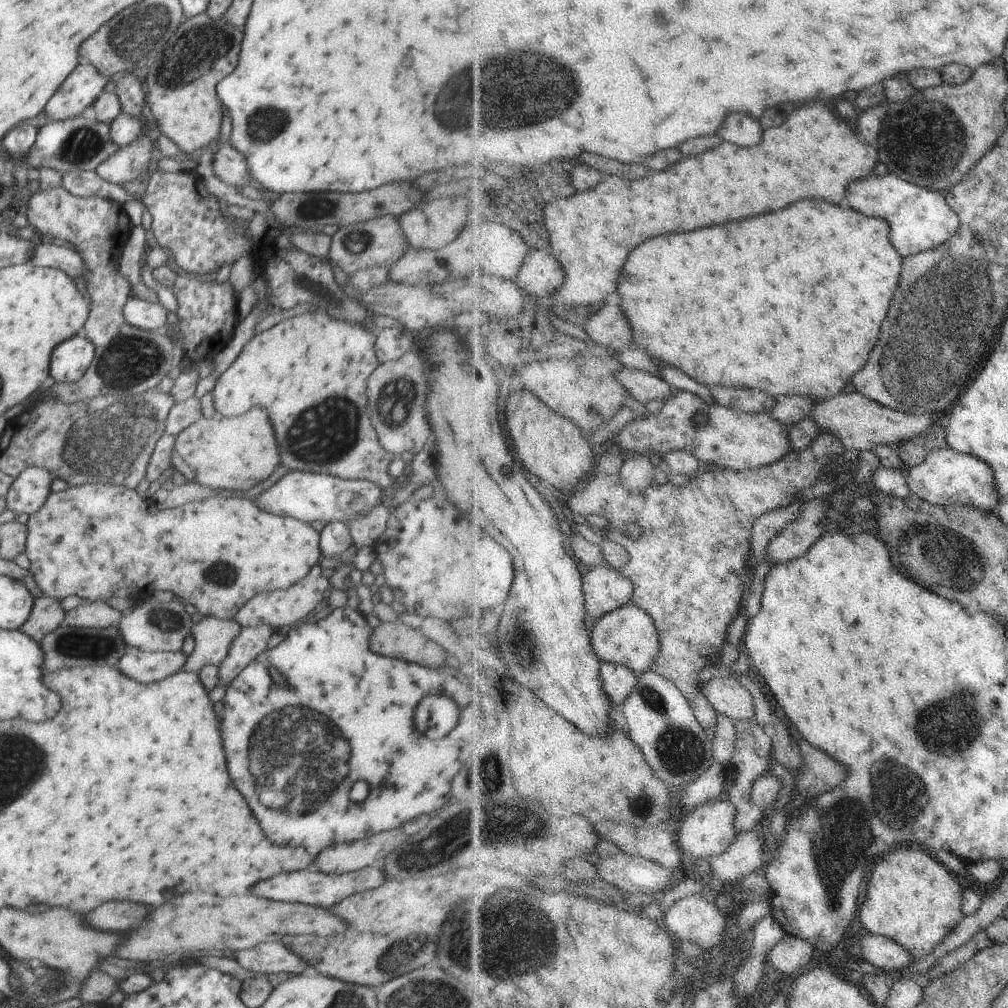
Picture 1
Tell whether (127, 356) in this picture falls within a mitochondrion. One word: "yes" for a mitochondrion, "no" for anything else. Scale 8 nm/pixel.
yes

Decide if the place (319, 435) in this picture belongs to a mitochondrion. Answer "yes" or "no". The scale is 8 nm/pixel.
yes

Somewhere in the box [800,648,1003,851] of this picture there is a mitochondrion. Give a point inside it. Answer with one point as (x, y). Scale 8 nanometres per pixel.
(962, 695)

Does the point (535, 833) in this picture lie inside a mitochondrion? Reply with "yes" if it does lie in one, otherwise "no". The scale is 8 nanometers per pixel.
no

